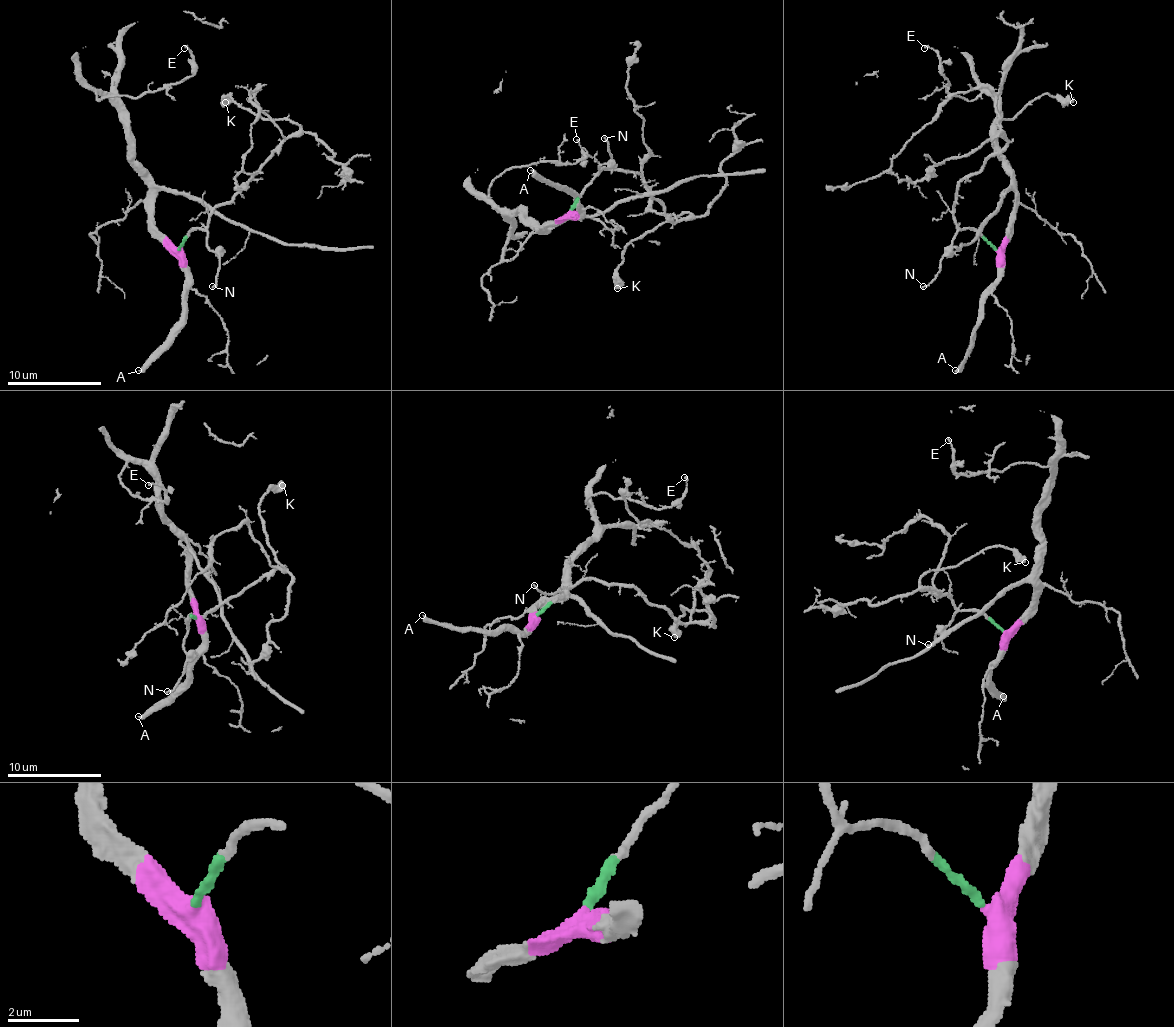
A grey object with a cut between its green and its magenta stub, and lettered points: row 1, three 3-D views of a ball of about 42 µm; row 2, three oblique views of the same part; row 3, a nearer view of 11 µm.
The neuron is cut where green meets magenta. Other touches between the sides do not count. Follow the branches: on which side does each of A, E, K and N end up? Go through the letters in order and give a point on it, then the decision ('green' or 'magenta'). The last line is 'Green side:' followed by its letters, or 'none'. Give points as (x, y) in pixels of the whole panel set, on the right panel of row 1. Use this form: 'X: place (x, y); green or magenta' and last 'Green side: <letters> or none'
A: place (955, 370); magenta
E: place (924, 48); magenta
K: place (1073, 102); green
N: place (923, 286); green
Green side: K, N

